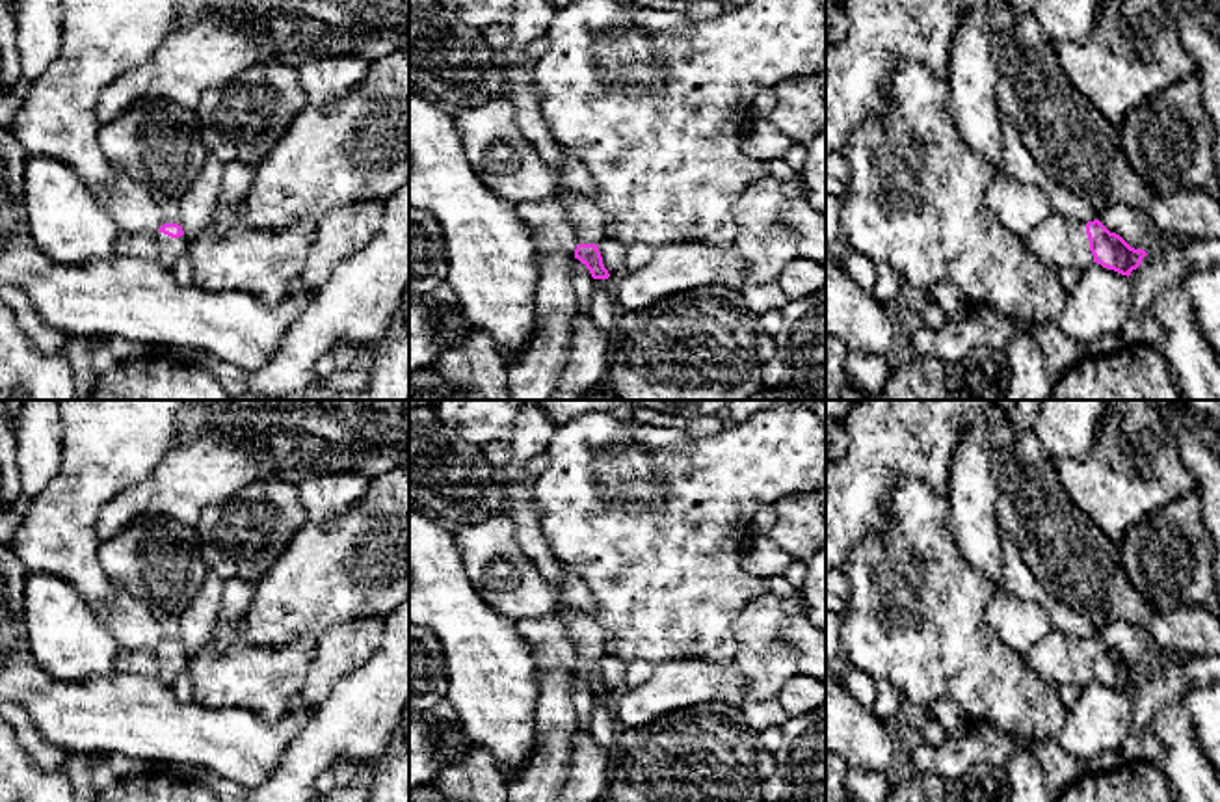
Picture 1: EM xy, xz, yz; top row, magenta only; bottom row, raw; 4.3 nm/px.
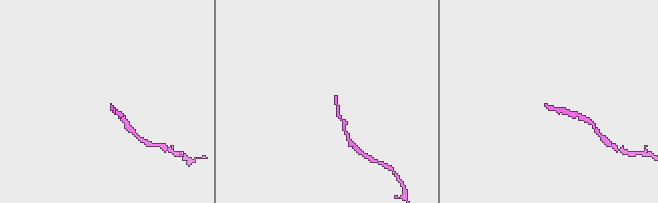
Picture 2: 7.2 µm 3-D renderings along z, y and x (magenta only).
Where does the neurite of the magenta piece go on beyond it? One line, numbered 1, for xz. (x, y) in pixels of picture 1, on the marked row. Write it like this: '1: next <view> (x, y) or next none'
1: next xz (532, 17)

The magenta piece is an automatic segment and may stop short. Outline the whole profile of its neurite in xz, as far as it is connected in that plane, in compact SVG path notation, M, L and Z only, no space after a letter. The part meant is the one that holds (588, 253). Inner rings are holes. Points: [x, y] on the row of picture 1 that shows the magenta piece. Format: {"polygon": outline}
{"polygon": "M550 0L515 2L515 13L510 22L511 43L506 48L508 63L504 74L506 80L513 84L510 100L515 108L515 125L519 132L536 145L539 158L558 177L554 195L565 205L569 221L578 238L575 259L590 270L593 279L608 279L610 274L597 247L604 236L606 216L595 199L567 192L562 186L562 151L543 119L541 102L532 87L532 61L523 52L534 39L547 35L556 11Z"}

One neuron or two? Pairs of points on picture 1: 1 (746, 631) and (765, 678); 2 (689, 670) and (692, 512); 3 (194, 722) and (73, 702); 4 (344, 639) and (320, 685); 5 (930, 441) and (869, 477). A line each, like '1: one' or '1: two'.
1: one
2: two
3: one
4: one
5: one

